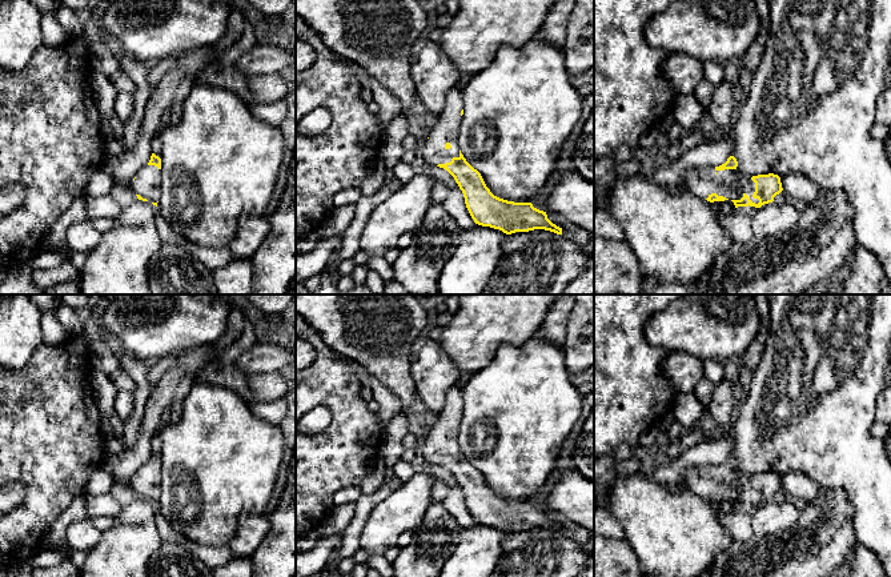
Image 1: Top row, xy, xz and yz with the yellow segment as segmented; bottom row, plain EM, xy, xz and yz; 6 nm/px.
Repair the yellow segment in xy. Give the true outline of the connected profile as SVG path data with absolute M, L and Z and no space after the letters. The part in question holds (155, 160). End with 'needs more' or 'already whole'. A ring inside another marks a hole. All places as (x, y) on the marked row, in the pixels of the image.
M152 153L149 163L137 172L129 187L139 200L157 207L161 197L161 159Z; needs more

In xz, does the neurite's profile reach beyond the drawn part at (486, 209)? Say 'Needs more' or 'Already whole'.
Needs more

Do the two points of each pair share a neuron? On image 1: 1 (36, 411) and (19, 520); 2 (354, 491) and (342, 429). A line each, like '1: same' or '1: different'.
1: same
2: different

